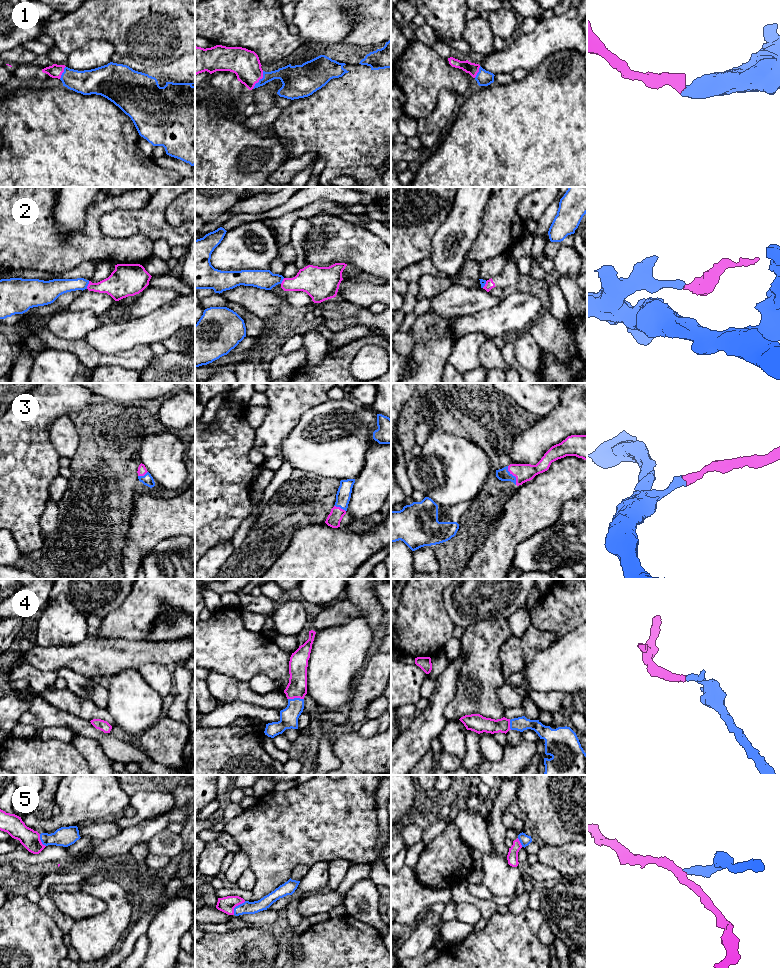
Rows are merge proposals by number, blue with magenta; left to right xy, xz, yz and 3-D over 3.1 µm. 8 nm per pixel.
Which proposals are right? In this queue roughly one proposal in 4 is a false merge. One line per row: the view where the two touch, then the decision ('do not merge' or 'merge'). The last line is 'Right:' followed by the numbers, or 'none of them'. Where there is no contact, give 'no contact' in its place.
1: contact in xz; merge
2: contact in xy; do not merge
3: contact in yz; merge
4: contact in xz; merge
5: contact in xz; merge
Right: 1, 3, 4, 5

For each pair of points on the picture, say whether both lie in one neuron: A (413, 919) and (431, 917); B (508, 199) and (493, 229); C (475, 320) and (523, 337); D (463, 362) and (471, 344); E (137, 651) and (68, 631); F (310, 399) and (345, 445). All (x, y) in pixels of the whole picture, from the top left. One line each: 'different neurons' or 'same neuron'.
A: different neurons
B: same neuron
C: different neurons
D: same neuron
E: different neurons
F: different neurons

